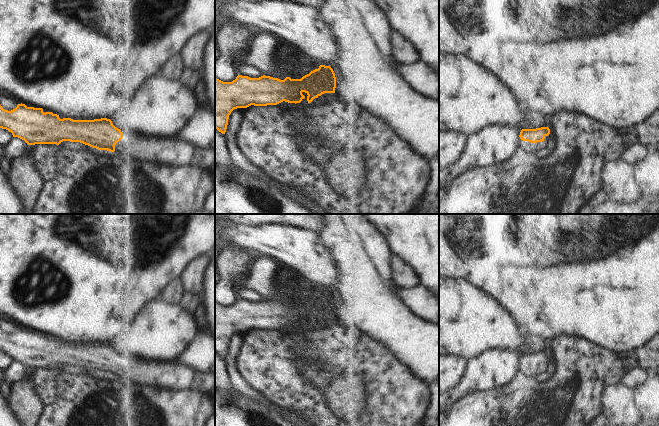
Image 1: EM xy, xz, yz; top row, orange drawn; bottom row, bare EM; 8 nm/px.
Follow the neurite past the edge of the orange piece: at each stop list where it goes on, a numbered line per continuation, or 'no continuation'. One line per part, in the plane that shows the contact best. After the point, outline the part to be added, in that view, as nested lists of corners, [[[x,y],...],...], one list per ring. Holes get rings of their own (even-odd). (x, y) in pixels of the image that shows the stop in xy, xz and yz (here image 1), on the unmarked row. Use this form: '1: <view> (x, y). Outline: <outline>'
1: yz (533, 373). Outline: [[[521,364],[521,371],[529,378],[529,381],[538,380],[544,375],[544,367],[542,366],[531,367]]]

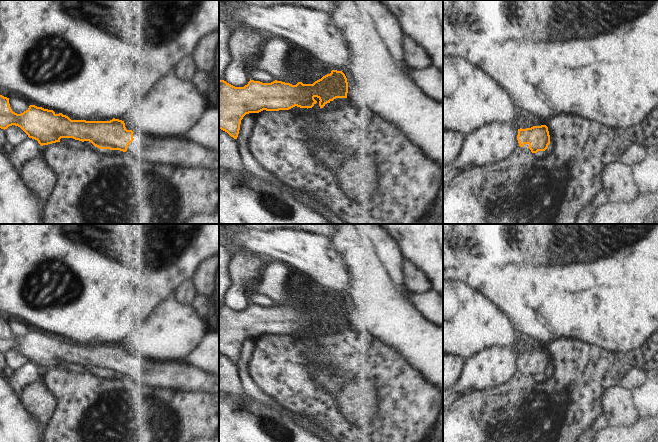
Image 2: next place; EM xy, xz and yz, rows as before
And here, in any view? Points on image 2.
1: xy (161, 377). Outline: [[[133,357],[134,364],[128,369],[127,379],[137,388],[140,394],[149,387],[153,390],[154,396],[161,393],[173,391],[187,391],[190,393],[217,393],[219,394],[219,375],[205,372],[200,367],[183,362],[163,363],[154,359]]]

